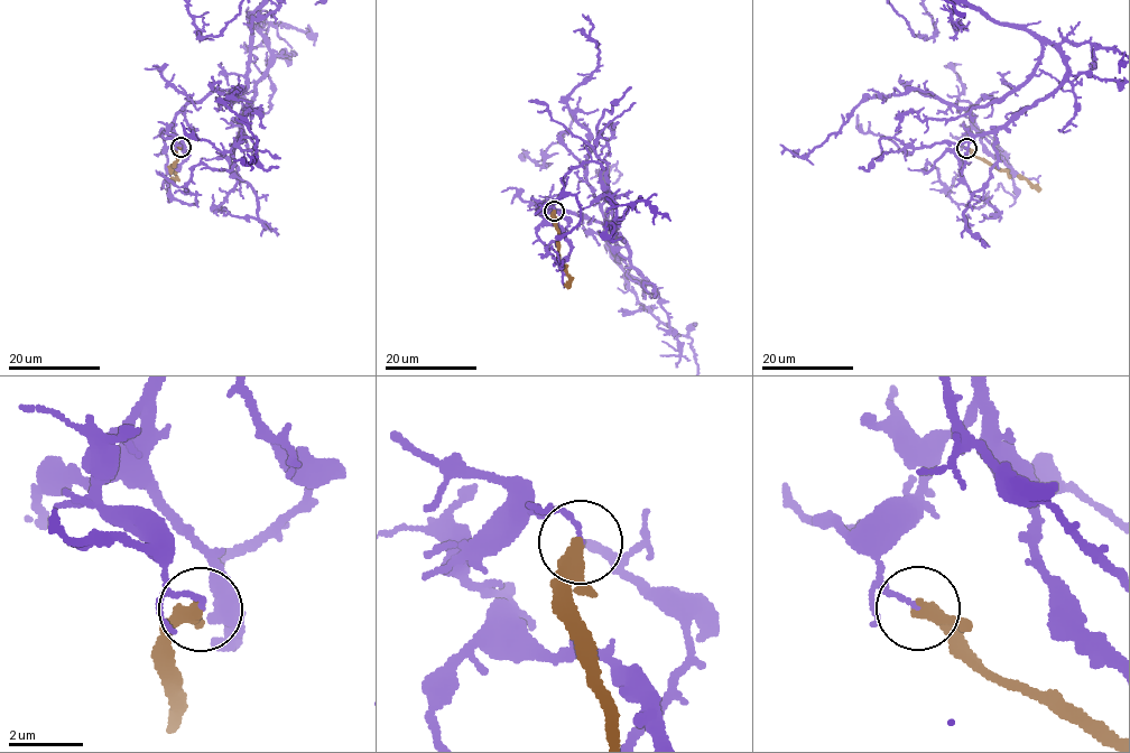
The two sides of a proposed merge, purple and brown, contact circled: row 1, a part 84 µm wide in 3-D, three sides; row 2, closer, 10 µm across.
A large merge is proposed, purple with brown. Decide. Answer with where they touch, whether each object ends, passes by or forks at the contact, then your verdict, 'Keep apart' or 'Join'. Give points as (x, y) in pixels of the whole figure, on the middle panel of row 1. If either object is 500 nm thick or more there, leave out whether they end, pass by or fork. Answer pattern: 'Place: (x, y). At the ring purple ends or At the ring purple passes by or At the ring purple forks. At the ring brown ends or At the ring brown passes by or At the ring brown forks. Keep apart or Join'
Place: (554, 211). At the ring purple ends. At the ring brown passes by. Keep apart

